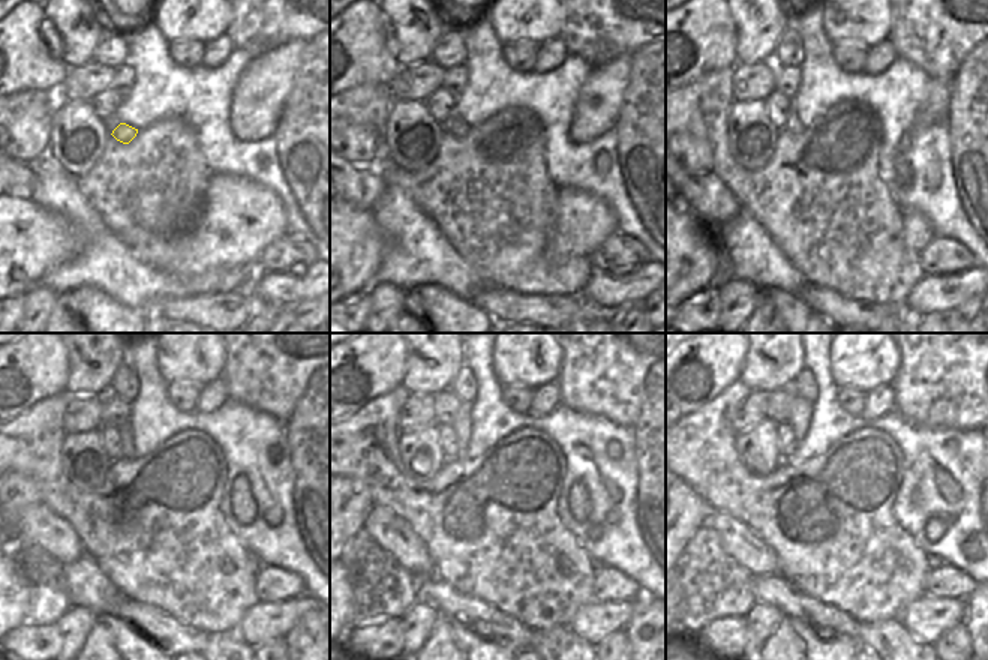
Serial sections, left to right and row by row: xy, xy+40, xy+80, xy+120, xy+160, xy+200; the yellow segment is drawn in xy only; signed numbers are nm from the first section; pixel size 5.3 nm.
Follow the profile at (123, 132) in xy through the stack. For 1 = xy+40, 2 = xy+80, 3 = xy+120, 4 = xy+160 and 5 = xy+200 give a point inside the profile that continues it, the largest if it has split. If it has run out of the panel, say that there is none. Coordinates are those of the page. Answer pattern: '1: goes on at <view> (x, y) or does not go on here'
1: goes on at xy+40 (456, 126)
2: goes on at xy+80 (792, 125)
3: goes on at xy+120 (125, 432)
4: goes on at xy+160 (464, 420)
5: goes on at xy+200 (801, 411)

